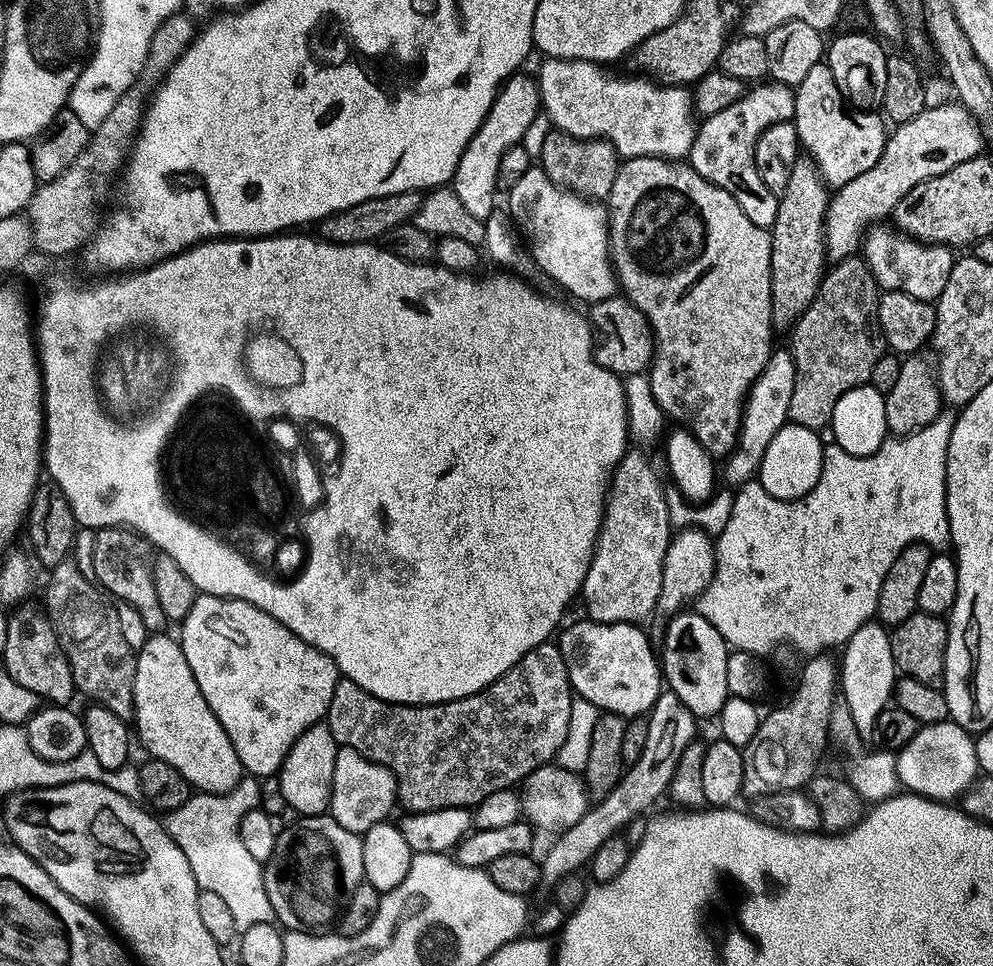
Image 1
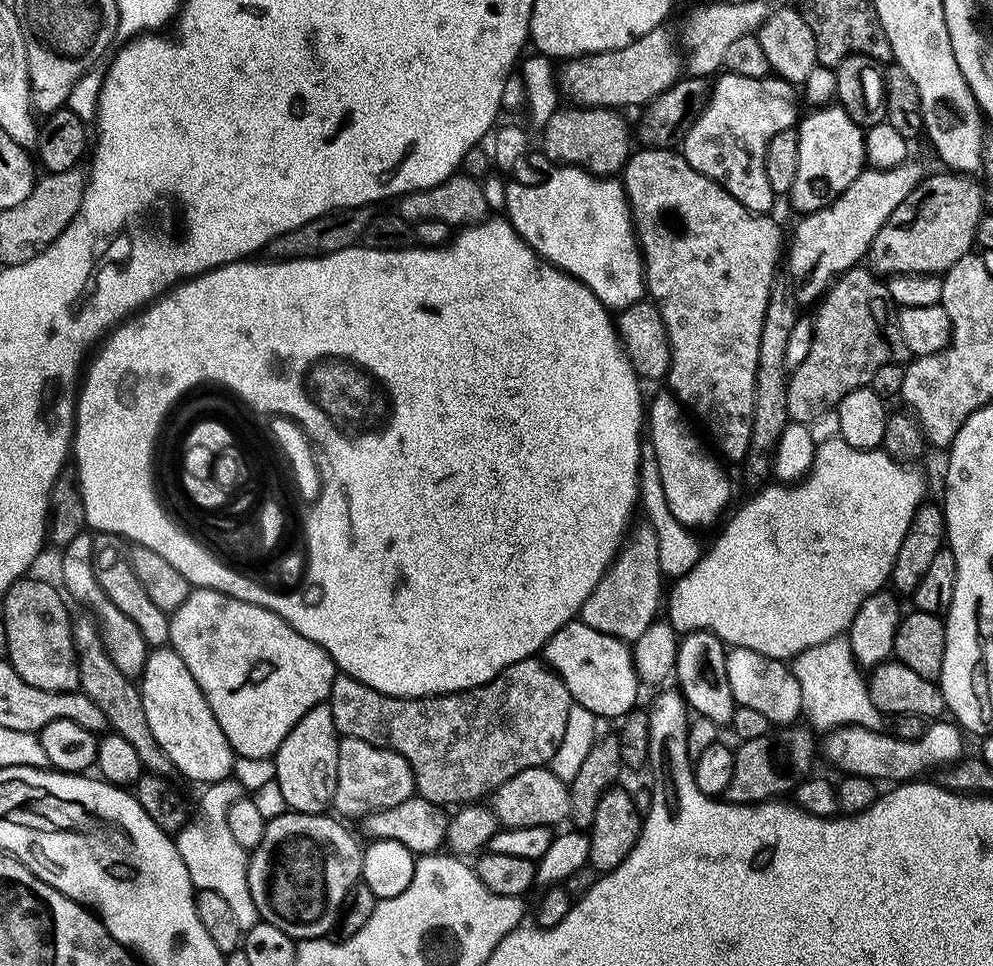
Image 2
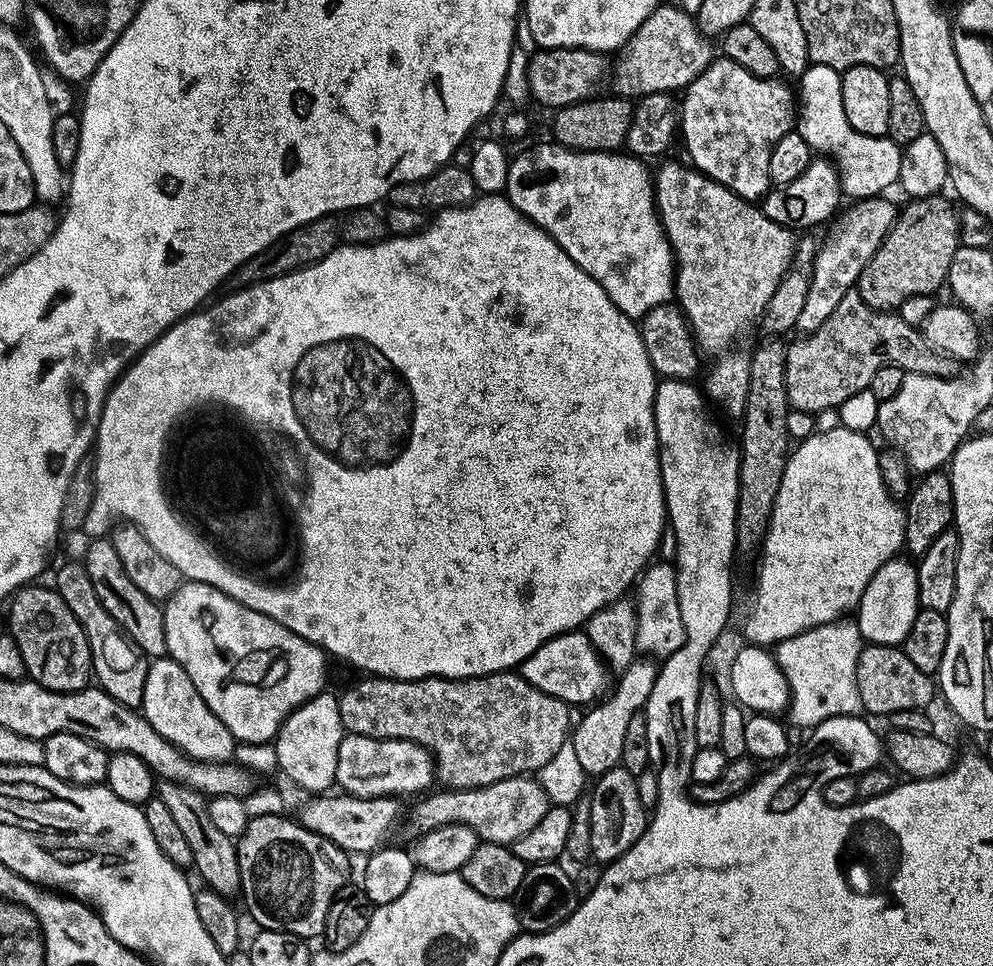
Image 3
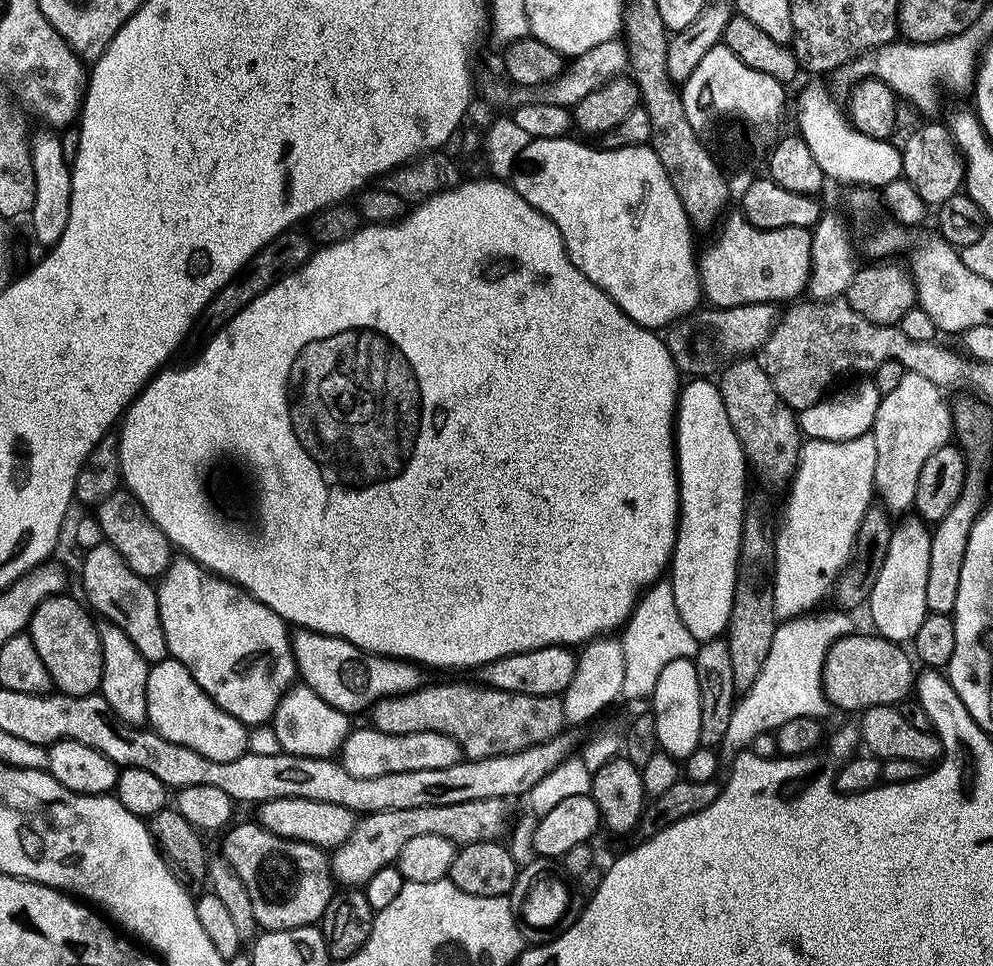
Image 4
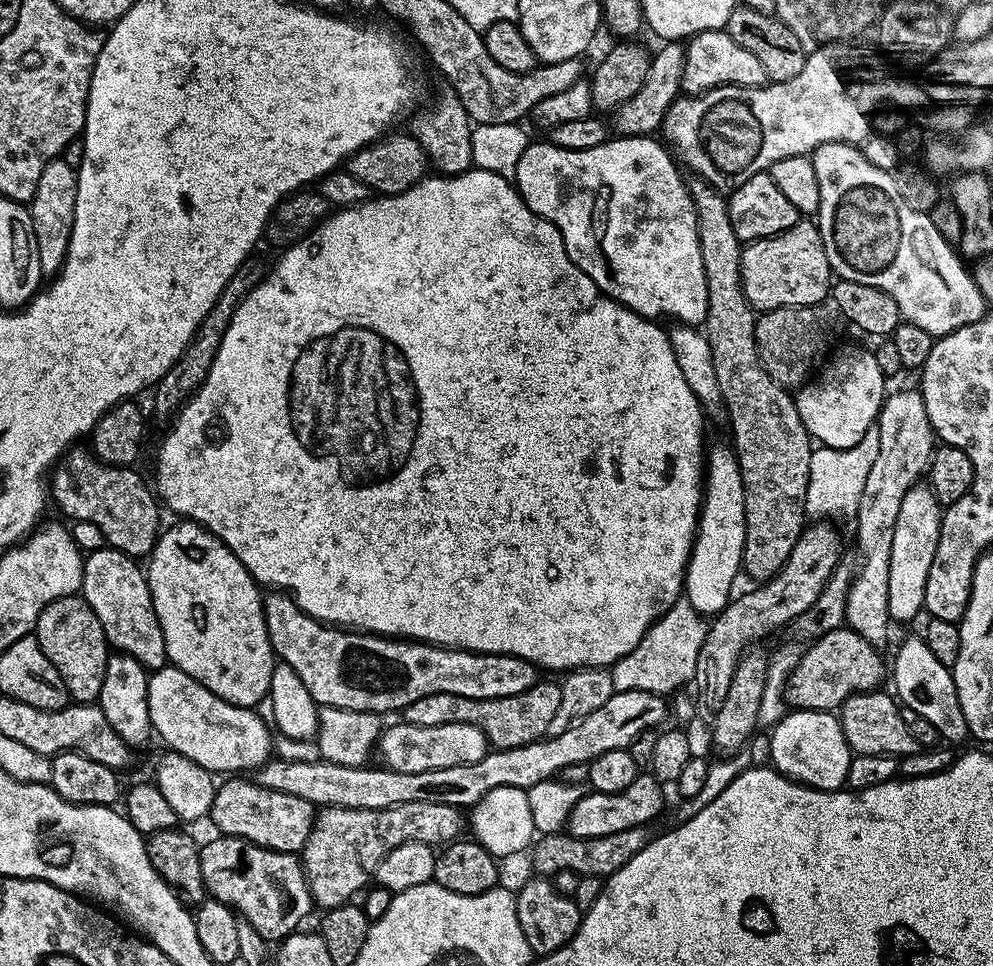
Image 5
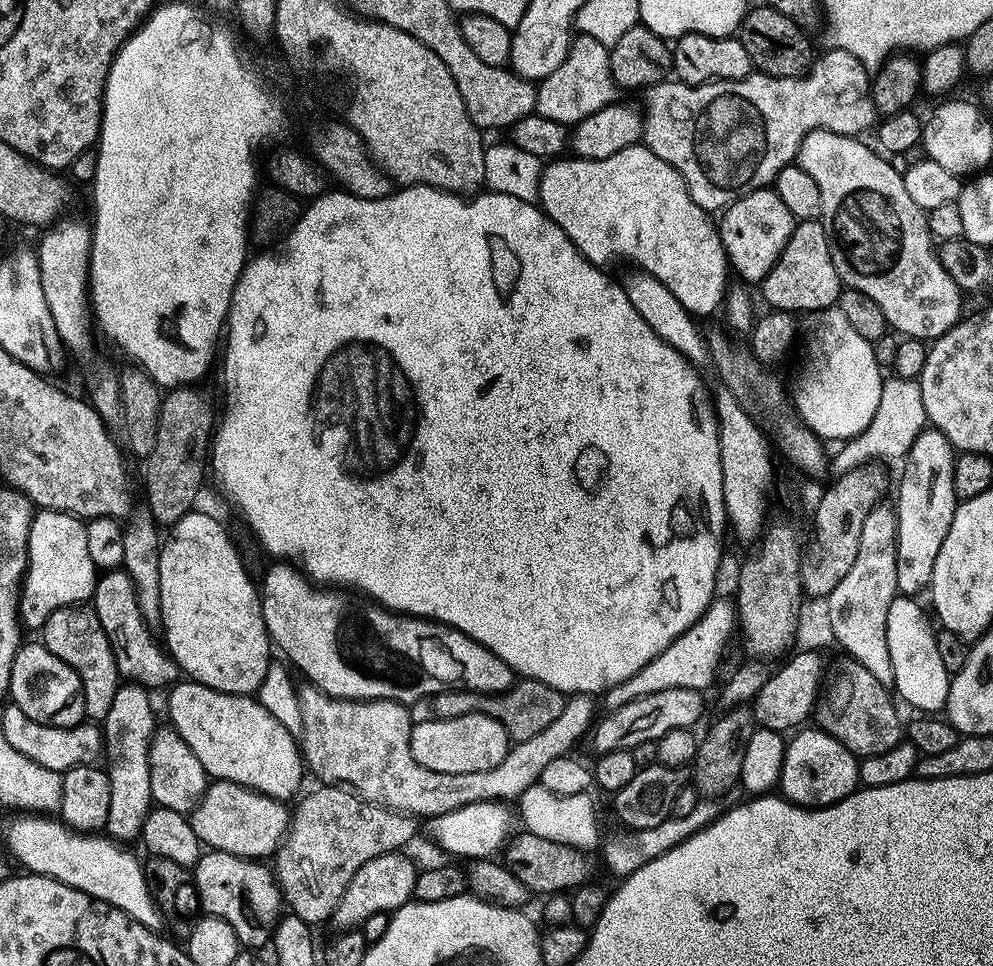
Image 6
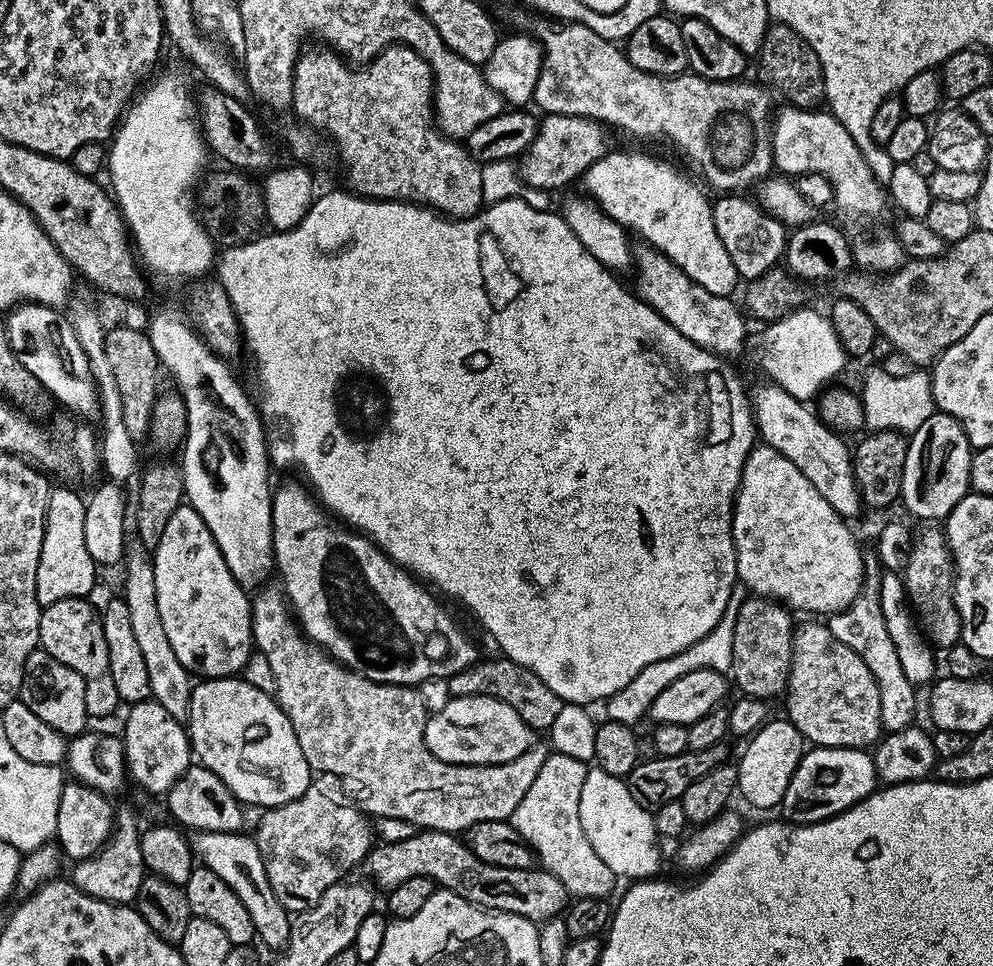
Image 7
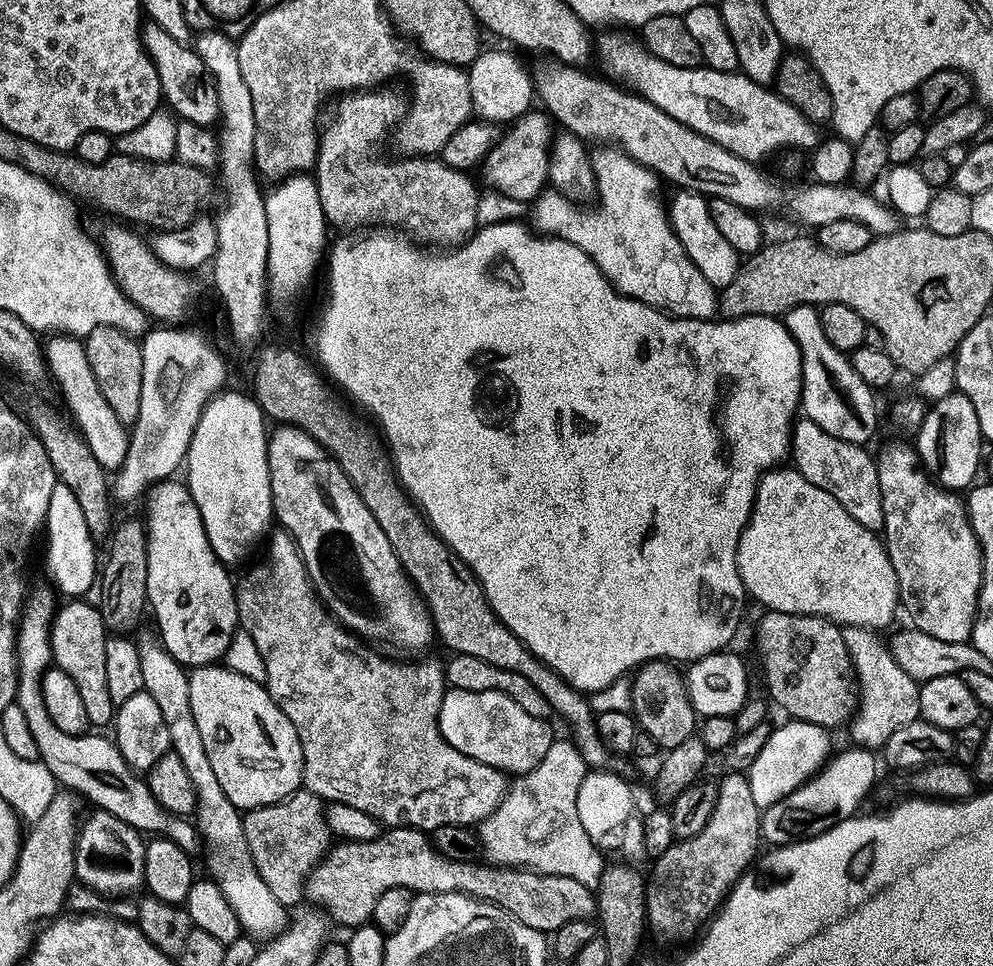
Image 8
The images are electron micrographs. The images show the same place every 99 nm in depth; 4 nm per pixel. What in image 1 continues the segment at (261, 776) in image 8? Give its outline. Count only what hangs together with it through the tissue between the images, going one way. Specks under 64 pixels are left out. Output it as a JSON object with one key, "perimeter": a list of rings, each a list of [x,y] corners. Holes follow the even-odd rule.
{"perimeter":[[[152,634],[138,649],[134,706],[134,732],[138,740],[140,735],[151,759],[170,762],[193,789],[204,794],[232,792],[240,784],[245,770],[238,754],[234,754],[226,730],[222,730],[214,710],[202,698],[202,690],[194,682],[194,670],[190,670],[190,662],[182,654],[179,639],[172,637],[171,640],[168,634]]]}

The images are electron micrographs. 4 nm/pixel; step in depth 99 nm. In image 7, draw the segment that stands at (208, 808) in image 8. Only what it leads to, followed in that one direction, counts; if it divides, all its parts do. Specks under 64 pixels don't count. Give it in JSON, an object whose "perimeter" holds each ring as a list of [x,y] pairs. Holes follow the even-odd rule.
{"perimeter":[[[139,542],[129,543],[126,548],[122,571],[125,574],[122,596],[130,610],[133,635],[137,639],[137,645],[141,649],[140,656],[145,661],[146,672],[149,675],[151,699],[164,706],[175,720],[185,721],[188,716],[189,700],[192,697],[194,684],[191,673],[188,673],[181,662],[178,661],[178,656],[170,644],[166,630],[163,629],[162,616],[158,611],[157,586],[154,584],[154,572],[149,549]]]}

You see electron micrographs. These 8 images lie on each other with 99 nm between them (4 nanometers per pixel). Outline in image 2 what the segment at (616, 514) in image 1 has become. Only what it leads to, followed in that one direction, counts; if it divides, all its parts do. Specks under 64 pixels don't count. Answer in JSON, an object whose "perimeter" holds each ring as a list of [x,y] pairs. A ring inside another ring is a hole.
{"perimeter":[[[644,526],[644,529],[636,537],[634,536],[620,550],[578,613],[578,618],[586,626],[594,626],[594,630],[602,634],[610,634],[625,642],[633,642],[642,637],[646,628],[657,619],[656,611],[659,608],[661,611],[662,608],[658,538],[648,526]]]}

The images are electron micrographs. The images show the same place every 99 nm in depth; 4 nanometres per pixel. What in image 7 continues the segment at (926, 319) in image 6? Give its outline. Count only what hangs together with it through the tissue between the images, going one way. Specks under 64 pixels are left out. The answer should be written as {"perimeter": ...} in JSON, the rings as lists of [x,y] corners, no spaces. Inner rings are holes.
{"perimeter":[[[784,106],[772,121],[772,163],[775,171],[789,177],[804,176],[808,172],[822,172],[834,186],[834,209],[840,215],[839,227],[848,238],[852,263],[860,270],[895,270],[905,263],[906,253],[896,239],[891,223],[884,221],[884,207],[890,200],[886,188],[877,180],[870,166],[862,158],[854,138],[846,126],[828,110],[809,110]]]}

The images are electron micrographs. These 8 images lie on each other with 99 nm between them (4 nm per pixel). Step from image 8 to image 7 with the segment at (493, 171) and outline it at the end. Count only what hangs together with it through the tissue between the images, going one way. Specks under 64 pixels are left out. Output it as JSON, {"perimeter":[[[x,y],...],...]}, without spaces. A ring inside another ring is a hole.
{"perimeter":[[[566,114],[545,115],[539,121],[536,137],[525,147],[518,164],[520,179],[530,187],[541,188],[551,194],[564,188],[571,180],[579,181],[584,173],[610,151],[605,125],[585,116]]]}

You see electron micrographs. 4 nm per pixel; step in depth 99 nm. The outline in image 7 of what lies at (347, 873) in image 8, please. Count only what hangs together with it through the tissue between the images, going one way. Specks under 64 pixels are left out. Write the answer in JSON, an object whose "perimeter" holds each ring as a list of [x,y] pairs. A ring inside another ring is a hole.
{"perimeter":[[[420,830],[417,831],[416,836],[406,838],[405,841],[393,844],[377,843],[372,851],[364,857],[362,864],[364,868],[368,867],[369,874],[376,879],[374,884],[377,889],[390,890],[394,886],[406,882],[406,878],[421,876],[436,881],[441,889],[458,894],[463,900],[467,900],[469,904],[474,904],[478,908],[492,912],[509,912],[515,916],[526,918],[529,922],[543,922],[559,916],[570,904],[570,893],[564,889],[564,881],[558,879],[552,872],[545,872],[536,866],[522,870],[506,870],[502,866],[490,866],[486,862],[482,862],[482,858],[474,855],[459,835],[451,832]]]}

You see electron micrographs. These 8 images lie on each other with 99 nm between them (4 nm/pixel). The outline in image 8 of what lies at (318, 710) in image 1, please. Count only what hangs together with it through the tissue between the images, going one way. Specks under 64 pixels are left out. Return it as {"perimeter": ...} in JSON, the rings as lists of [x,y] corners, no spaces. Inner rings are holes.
{"perimeter":[[[175,479],[161,480],[149,487],[148,516],[148,601],[150,612],[156,615],[160,627],[158,639],[164,648],[183,666],[203,666],[223,661],[232,636],[238,630],[236,588],[228,577],[229,569],[214,554],[202,522],[202,514],[188,492],[187,483],[175,484]]]}

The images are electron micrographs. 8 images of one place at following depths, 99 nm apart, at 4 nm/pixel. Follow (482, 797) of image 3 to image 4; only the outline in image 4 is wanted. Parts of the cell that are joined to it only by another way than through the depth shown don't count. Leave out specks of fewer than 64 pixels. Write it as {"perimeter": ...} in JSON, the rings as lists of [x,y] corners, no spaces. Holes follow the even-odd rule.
{"perimeter":[[[504,800],[458,802],[454,806],[418,806],[414,810],[386,810],[361,815],[346,842],[330,852],[332,879],[340,886],[363,886],[378,870],[389,867],[398,858],[402,846],[418,834],[438,834],[450,843],[463,846],[497,839],[504,828]]]}

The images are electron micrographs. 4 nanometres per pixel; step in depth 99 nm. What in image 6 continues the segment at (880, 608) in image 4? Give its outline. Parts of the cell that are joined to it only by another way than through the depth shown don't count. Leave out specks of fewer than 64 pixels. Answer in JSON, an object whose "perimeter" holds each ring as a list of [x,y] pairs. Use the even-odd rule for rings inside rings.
{"perimeter":[[[928,426],[907,449],[908,461],[900,476],[900,493],[894,503],[896,518],[896,569],[897,589],[904,594],[916,594],[919,588],[927,589],[942,538],[952,521],[958,503],[954,490],[954,466],[957,453],[952,443],[938,431]]]}

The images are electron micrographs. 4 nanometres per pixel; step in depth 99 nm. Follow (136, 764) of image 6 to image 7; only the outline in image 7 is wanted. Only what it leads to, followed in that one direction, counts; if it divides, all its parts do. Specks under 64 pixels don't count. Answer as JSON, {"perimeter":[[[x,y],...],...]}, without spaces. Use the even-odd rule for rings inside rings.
{"perimeter":[[[117,807],[114,812],[112,835],[107,844],[89,860],[81,860],[75,865],[74,883],[82,894],[90,894],[95,900],[105,900],[111,904],[131,905],[142,886],[146,869],[142,858],[140,833],[142,824],[136,821],[136,812],[132,808]]]}

